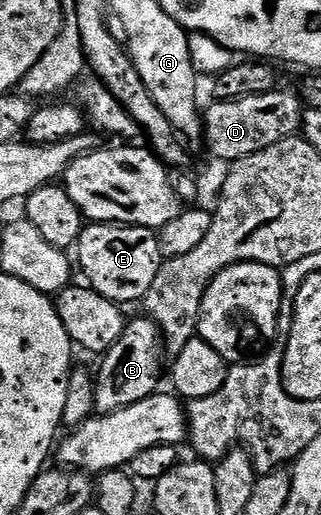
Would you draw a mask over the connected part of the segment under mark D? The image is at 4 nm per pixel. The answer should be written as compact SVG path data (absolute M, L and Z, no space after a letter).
M274 88L266 94L252 94L246 98L232 98L230 102L210 101L209 107L203 110L203 140L209 144L209 150L225 164L238 162L240 158L251 156L263 148L271 148L281 138L288 138L298 133L303 113L303 102L296 93L288 94L282 88Z

